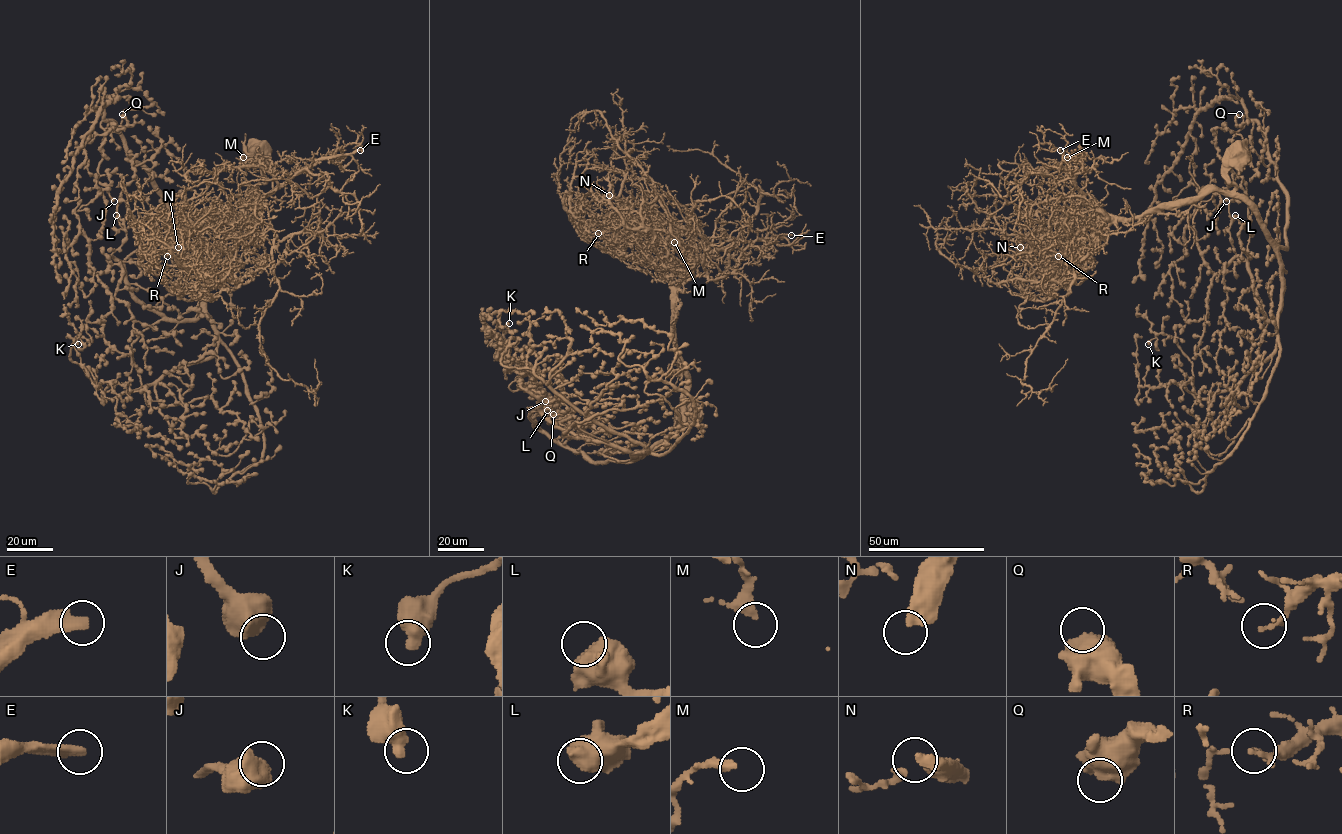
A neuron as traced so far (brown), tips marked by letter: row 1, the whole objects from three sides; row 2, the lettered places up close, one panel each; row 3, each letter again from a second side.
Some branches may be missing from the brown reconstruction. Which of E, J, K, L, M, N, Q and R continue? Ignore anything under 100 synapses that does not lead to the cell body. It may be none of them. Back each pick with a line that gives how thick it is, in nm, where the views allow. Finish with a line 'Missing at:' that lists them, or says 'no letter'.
E: calibre 360 nm
N: calibre 460 nm
Missing at: E, N

